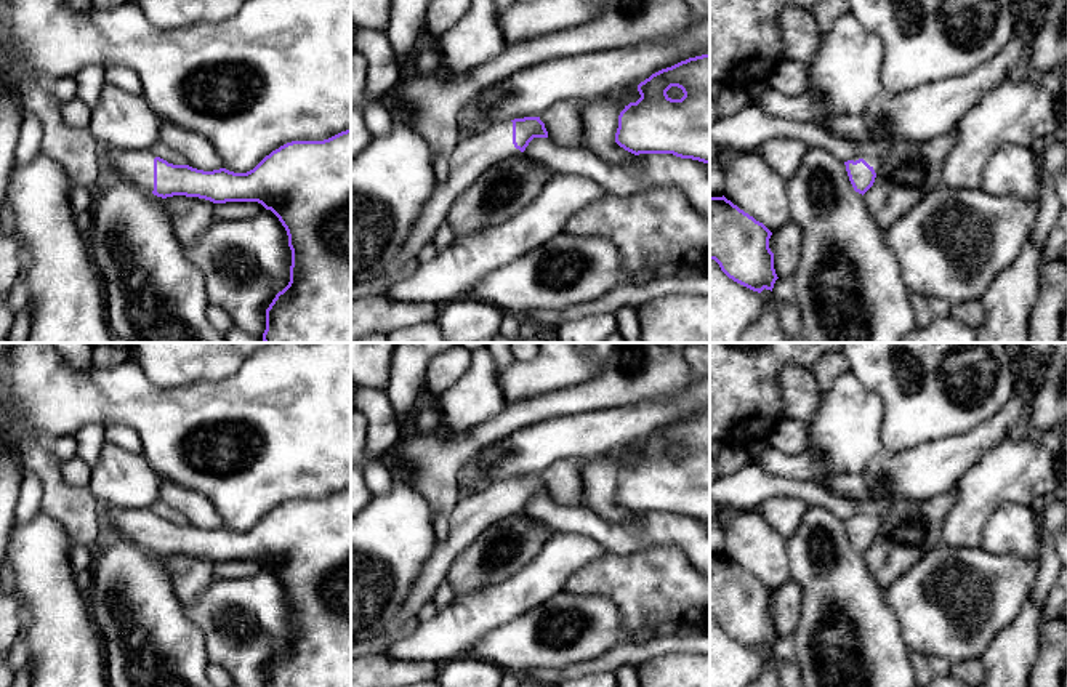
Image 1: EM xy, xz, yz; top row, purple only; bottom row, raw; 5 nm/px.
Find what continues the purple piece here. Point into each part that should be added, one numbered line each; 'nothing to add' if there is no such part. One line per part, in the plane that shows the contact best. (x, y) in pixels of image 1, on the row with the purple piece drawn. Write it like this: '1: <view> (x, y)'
1: xy (135, 165)

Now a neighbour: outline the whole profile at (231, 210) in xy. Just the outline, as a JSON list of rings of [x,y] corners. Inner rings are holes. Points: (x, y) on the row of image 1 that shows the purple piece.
[[[226,202],[215,203],[213,219],[218,221],[236,221],[256,216],[260,211],[266,210],[258,202]]]

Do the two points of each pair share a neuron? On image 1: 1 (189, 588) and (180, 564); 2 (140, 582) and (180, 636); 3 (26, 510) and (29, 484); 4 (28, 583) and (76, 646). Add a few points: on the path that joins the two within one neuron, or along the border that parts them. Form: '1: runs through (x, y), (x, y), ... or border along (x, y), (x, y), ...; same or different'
1: runs through (189, 582), (189, 575), (185, 570); same
2: runs through (140, 594), (167, 623); same
3: runs through (28, 503), (29, 490); same
4: runs through (44, 599), (56, 612), (60, 630); same

